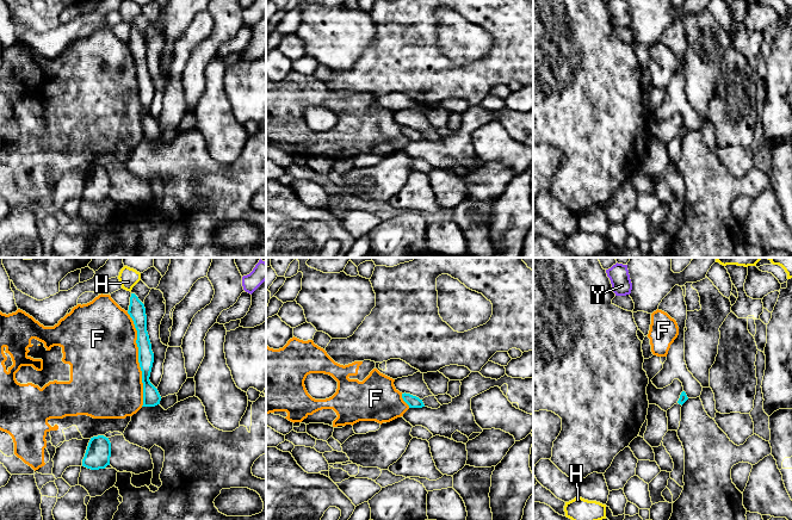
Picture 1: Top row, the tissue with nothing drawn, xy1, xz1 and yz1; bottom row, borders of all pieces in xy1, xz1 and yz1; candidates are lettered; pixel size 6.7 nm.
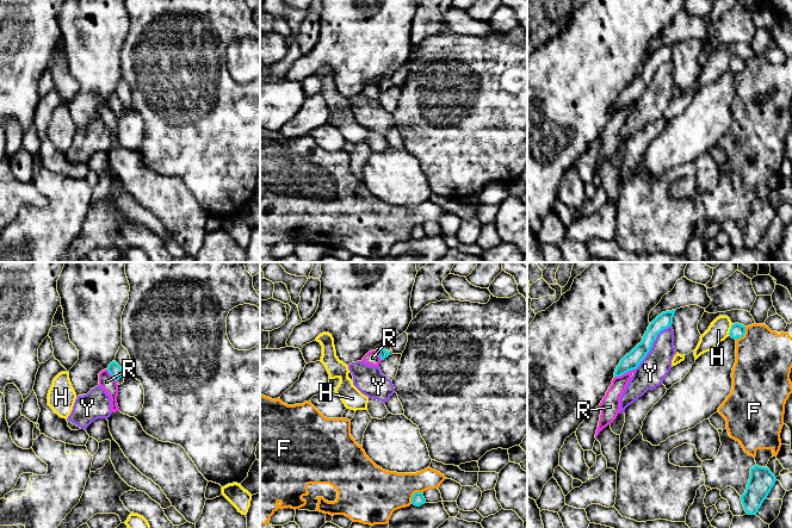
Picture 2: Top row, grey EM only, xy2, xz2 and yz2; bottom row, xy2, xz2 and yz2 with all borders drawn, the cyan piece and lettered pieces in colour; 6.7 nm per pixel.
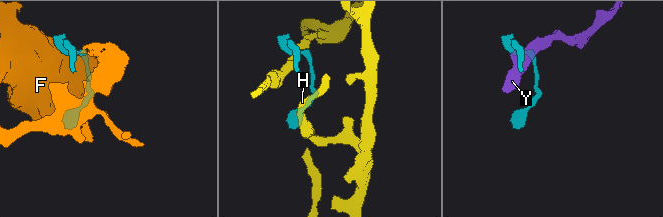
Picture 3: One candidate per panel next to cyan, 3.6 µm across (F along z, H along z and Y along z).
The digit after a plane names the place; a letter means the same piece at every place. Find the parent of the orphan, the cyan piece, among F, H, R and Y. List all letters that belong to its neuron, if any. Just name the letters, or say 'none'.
none

